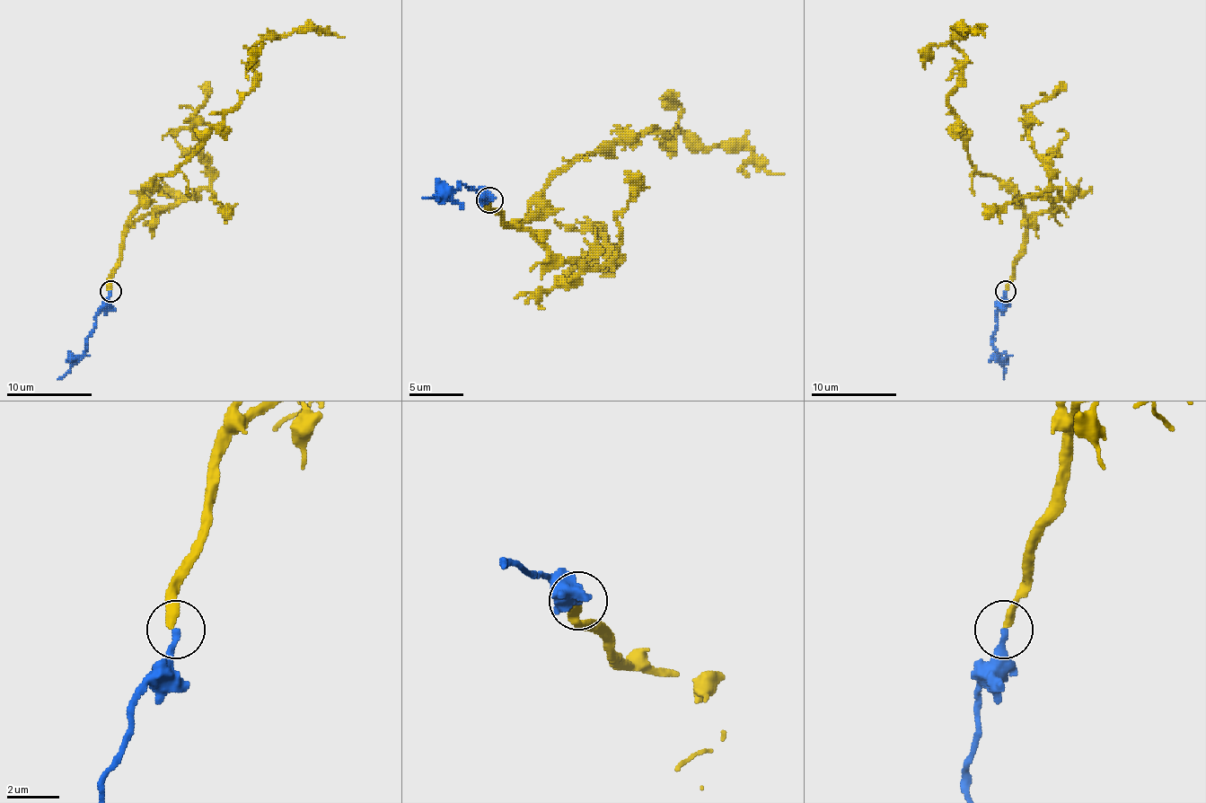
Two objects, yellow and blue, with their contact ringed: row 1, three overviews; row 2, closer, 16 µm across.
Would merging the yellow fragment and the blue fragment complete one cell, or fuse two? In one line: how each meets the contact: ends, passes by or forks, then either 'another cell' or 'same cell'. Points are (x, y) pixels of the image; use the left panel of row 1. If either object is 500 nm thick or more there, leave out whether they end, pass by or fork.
yellow ends there; blue ends there; another cell

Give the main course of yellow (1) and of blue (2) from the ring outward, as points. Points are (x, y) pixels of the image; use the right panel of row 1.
1: (1006, 289), (1025, 207), (970, 159), (948, 97), (965, 60), (955, 39), (963, 28), (984, 37)
2: (1006, 291), (1006, 302), (998, 317), (993, 349), (1004, 370), (1004, 379)

